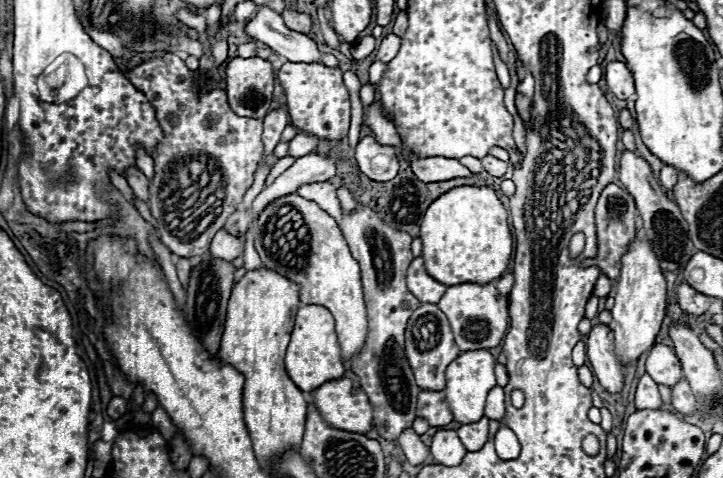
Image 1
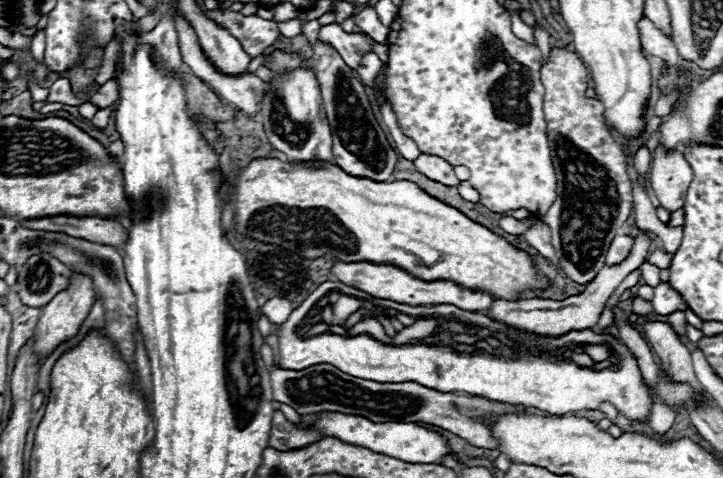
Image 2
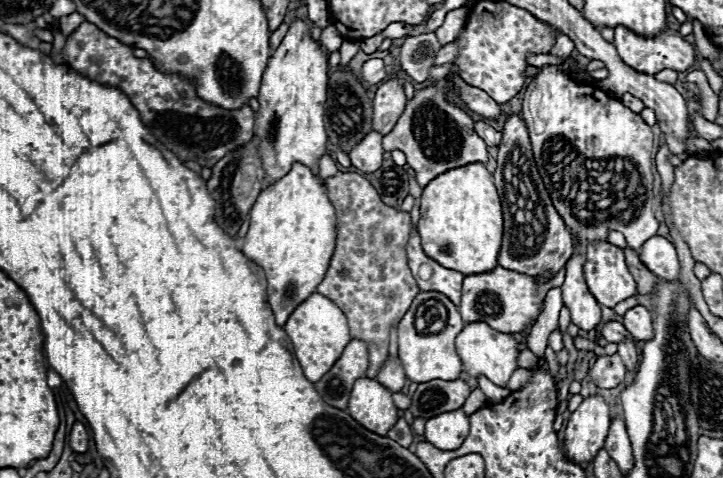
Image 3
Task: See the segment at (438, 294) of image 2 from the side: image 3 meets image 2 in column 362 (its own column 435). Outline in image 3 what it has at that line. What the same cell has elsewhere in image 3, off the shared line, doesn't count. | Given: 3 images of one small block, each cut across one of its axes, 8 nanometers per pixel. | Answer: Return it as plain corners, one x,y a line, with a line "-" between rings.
414,228
410,230
406,254
408,254
408,266
412,270
412,276
422,292
440,292
448,296
454,304
460,304
464,274
456,270
448,270
438,262
434,262
432,258
428,258
420,246
420,238

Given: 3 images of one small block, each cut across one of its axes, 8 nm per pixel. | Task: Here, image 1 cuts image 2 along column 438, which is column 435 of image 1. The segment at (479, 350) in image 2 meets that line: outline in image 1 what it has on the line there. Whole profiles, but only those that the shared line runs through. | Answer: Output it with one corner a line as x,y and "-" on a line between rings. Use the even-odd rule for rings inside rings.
422,304
420,308
414,310
406,330
406,356
416,376
416,384
422,390
434,390
434,392
444,390
446,386
444,370
452,360
456,360
456,356
460,356
460,350
454,342
454,334
448,326
446,316
440,312
440,308
436,308
436,304
-
428,316
432,316
432,320
438,320
440,324
440,342
432,350
420,352
418,346
414,344
414,326
418,324
420,318

